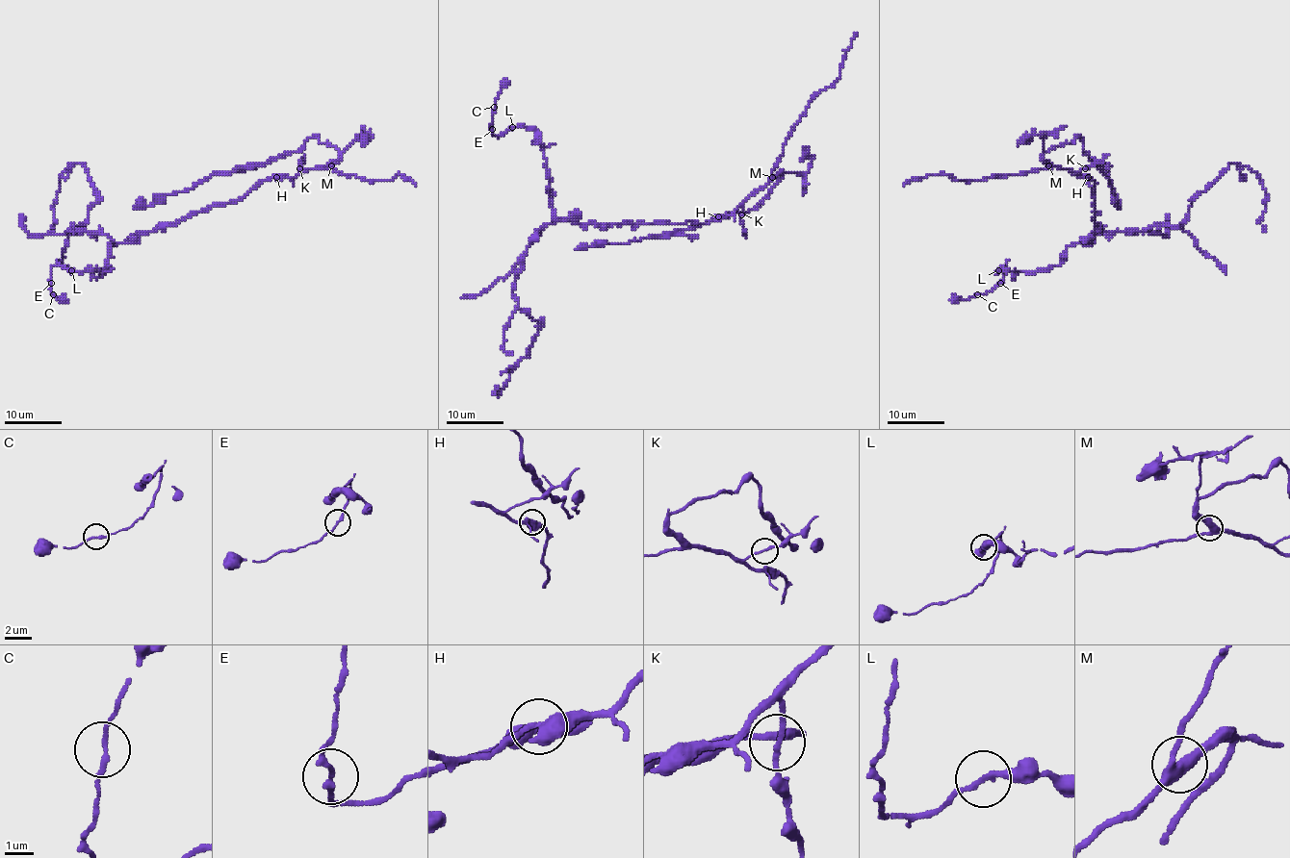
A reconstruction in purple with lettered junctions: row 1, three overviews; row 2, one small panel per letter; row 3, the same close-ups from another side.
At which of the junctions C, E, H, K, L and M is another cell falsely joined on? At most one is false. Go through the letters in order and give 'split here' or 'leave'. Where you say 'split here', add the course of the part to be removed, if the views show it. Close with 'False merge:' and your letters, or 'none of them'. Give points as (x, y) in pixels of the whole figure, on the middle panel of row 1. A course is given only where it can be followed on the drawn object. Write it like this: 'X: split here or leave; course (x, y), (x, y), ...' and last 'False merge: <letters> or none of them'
C: leave
E: leave
H: leave
K: leave
L: leave
M: leave
False merge: none of them

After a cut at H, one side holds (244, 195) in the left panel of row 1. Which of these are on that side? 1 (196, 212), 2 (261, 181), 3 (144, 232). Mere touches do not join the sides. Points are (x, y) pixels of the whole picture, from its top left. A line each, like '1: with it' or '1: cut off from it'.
1: with it
2: with it
3: with it

